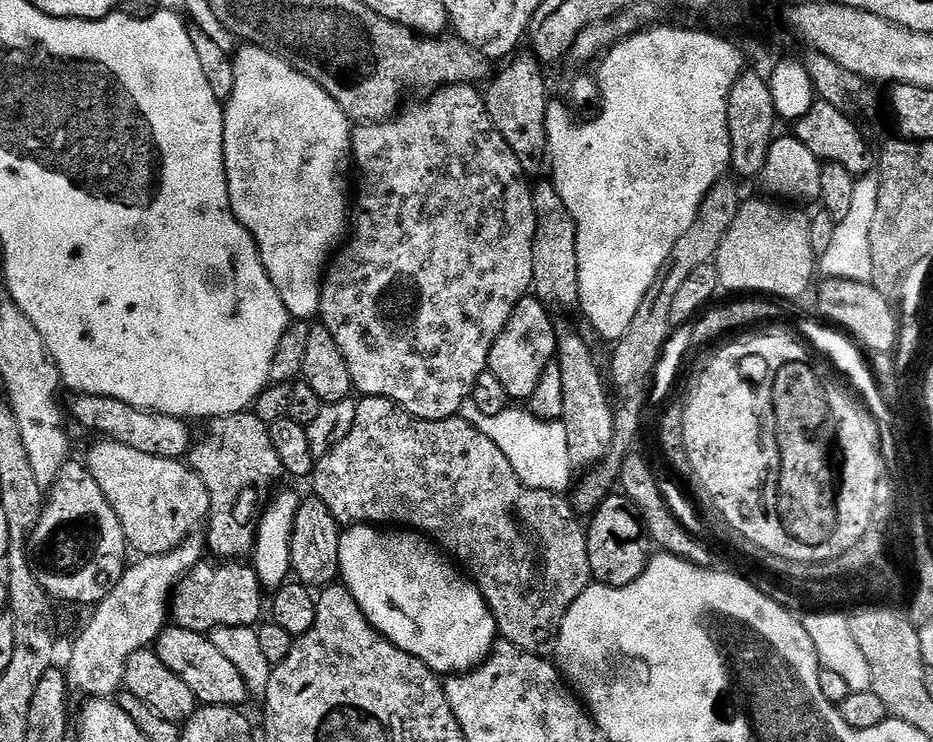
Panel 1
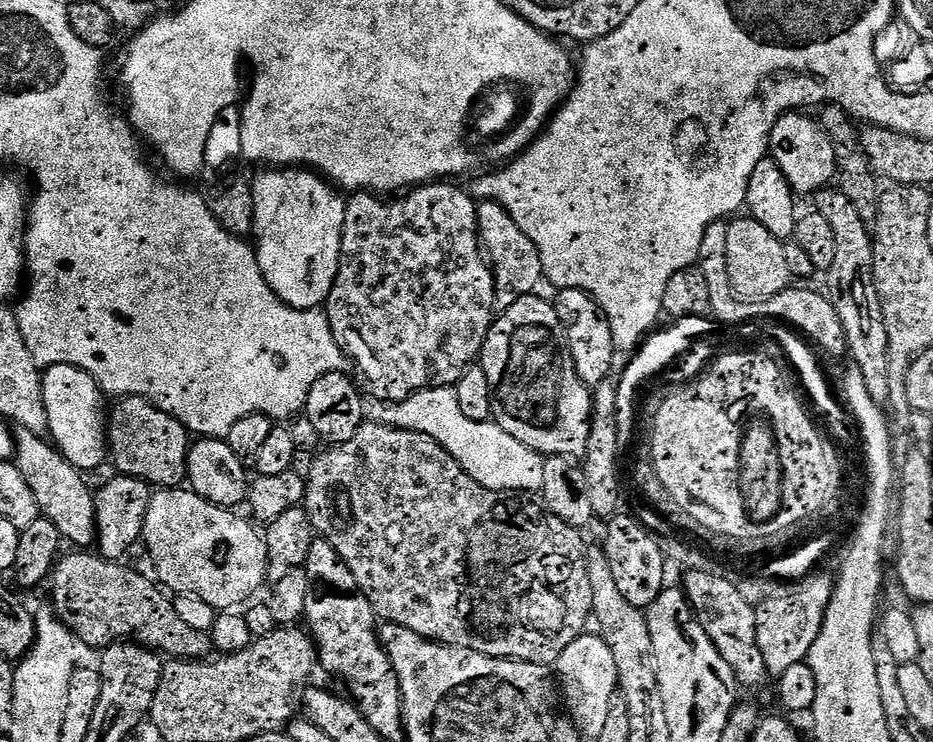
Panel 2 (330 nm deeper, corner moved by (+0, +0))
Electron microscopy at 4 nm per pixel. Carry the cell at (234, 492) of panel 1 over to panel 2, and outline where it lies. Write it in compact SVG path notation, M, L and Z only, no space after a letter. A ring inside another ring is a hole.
M141 396L124 398L106 416L106 452L110 464L119 475L131 476L133 480L143 480L149 486L161 489L177 487L186 476L186 429L173 416L165 416L161 408L156 408Z

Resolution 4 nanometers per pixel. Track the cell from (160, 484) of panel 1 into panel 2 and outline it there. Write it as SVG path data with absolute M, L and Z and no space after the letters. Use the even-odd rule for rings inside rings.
M184 486L174 488L165 488L163 490L153 491L151 500L148 501L148 509L144 514L142 521L142 541L148 547L148 556L152 559L152 568L156 571L156 576L168 588L173 588L176 594L187 594L195 599L206 602L214 610L236 610L243 600L248 600L263 584L266 584L266 571L268 567L267 549L264 546L261 533L255 532L244 520L236 517L235 511L221 508L219 504L212 504L209 500L203 500L198 493L189 490Z

